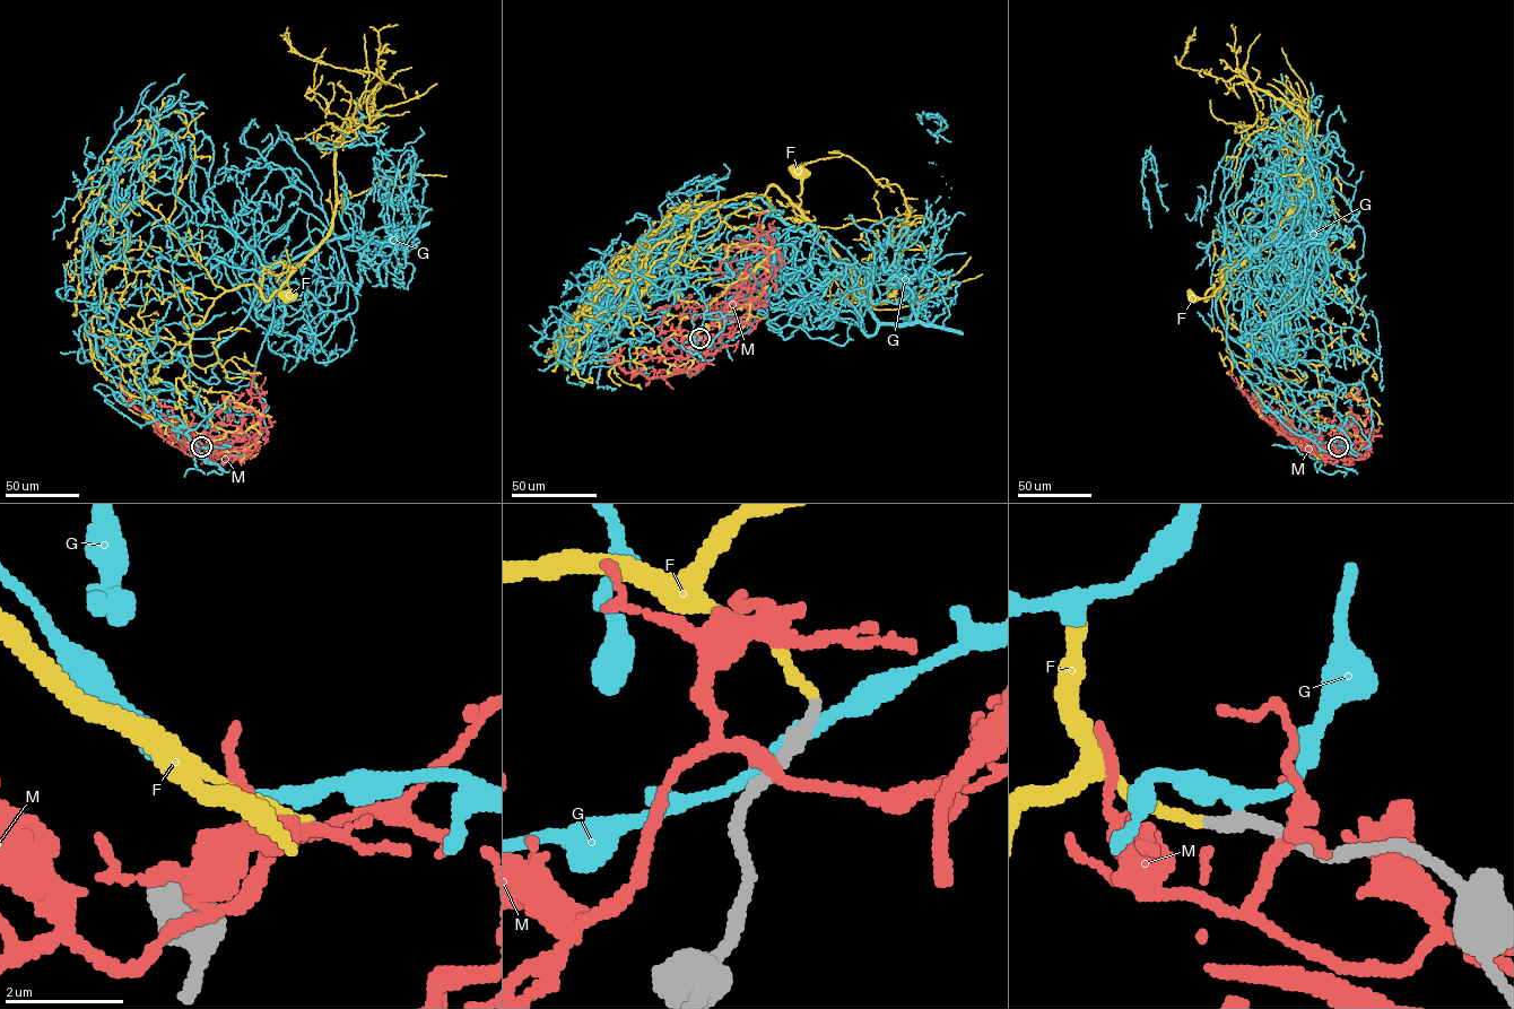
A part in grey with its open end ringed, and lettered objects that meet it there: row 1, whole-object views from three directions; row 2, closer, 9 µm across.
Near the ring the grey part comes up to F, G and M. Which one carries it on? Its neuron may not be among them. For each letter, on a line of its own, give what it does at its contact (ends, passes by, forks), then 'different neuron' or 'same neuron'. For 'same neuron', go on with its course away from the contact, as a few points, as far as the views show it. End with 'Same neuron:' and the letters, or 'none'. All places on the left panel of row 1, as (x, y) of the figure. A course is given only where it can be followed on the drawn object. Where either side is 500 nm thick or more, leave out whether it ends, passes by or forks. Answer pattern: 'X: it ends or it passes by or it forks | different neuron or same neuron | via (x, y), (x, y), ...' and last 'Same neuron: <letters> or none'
F: it ends | same neuron | via (201, 448), (180, 431), (176, 383), (193, 330), (242, 285), (267, 301), (287, 281), (288, 297)
G: it passes by | different neuron
M: it passes by | different neuron
Same neuron: F

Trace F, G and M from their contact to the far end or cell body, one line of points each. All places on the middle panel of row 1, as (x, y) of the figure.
F: (699, 338), (675, 333), (684, 310), (671, 266), (693, 222), (773, 185), (799, 207), (800, 171)
G: (699, 339), (745, 333), (775, 281), (771, 208), (873, 335), (794, 271), (727, 270), (773, 287), (824, 232)
M: (698, 340), (695, 350), (721, 322), (722, 310), (748, 298), (767, 269), (771, 241), (754, 232), (760, 214)

